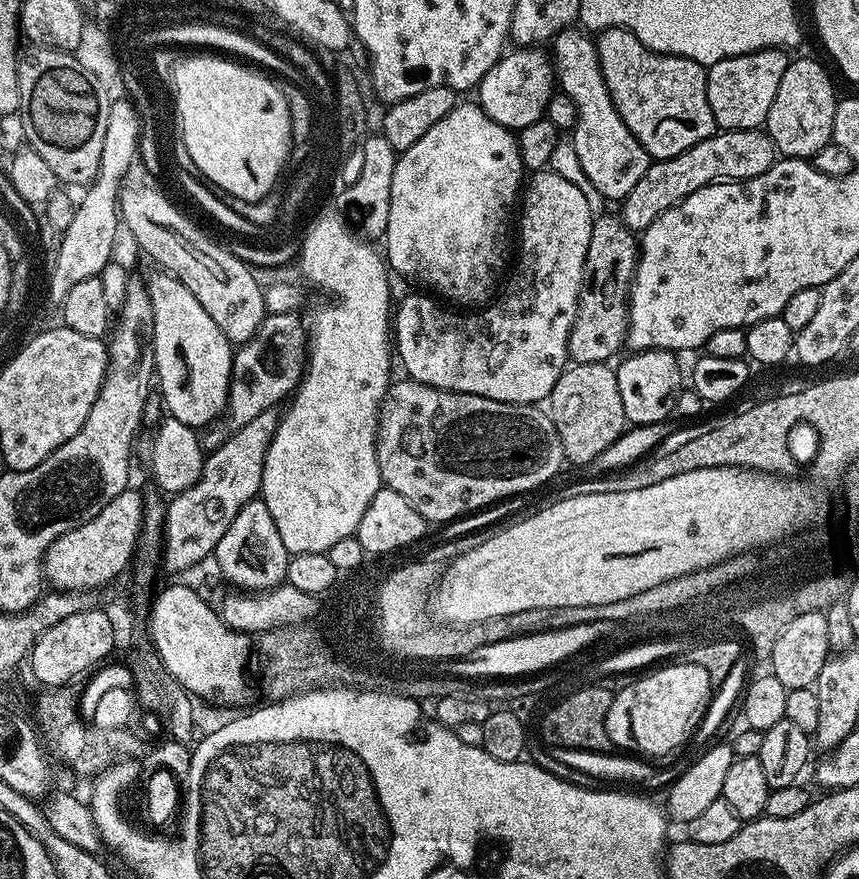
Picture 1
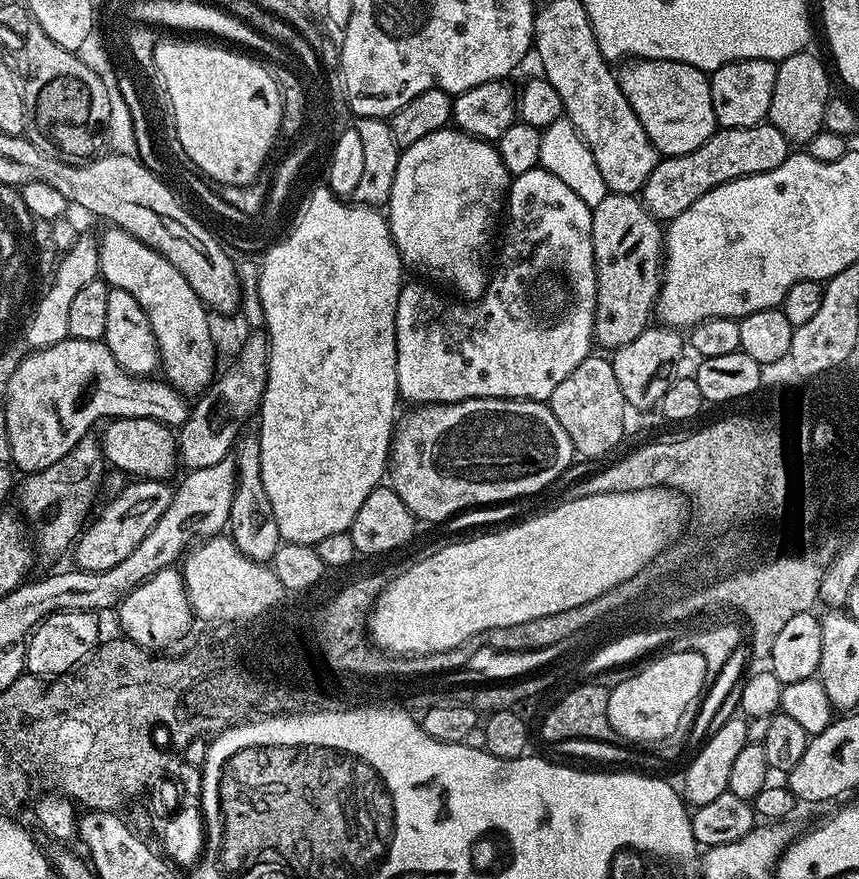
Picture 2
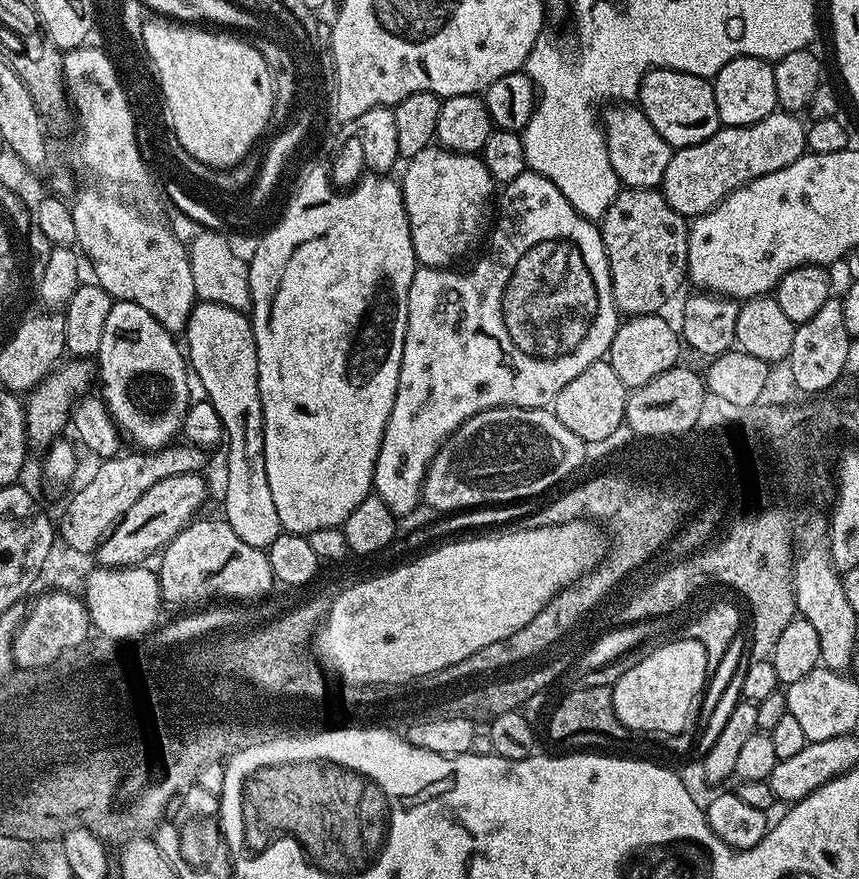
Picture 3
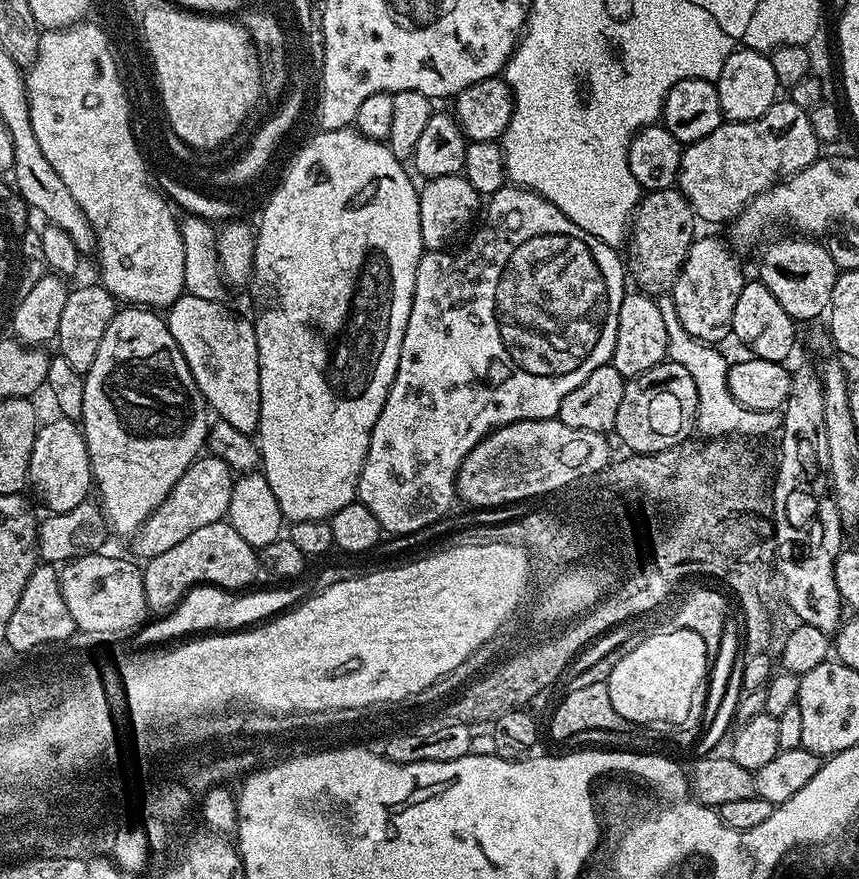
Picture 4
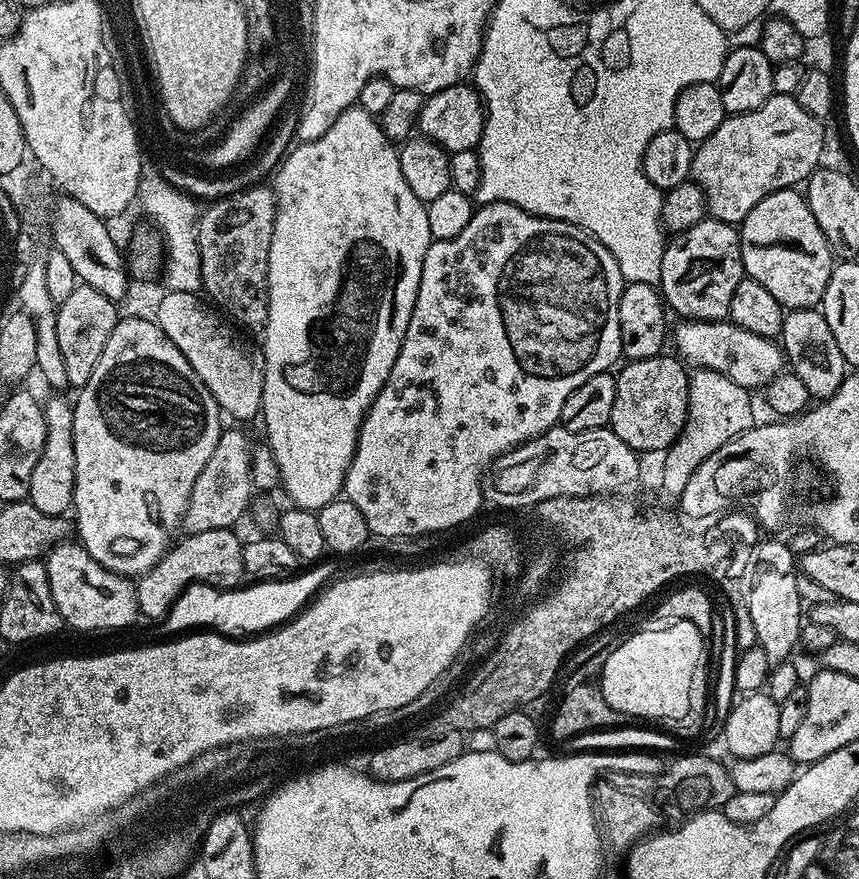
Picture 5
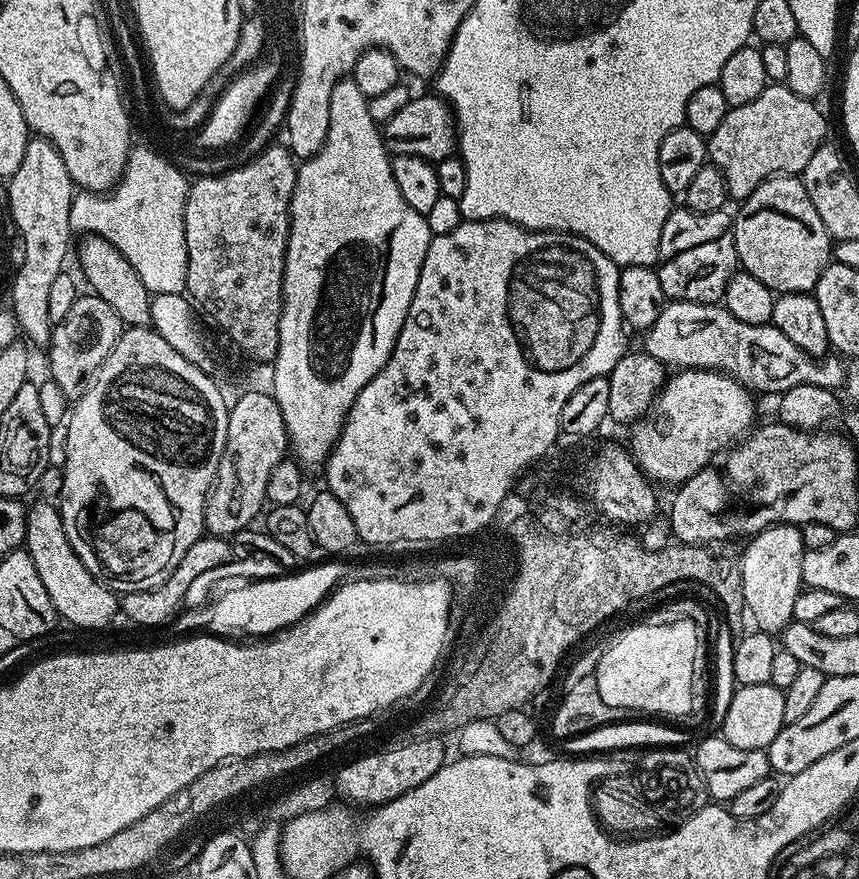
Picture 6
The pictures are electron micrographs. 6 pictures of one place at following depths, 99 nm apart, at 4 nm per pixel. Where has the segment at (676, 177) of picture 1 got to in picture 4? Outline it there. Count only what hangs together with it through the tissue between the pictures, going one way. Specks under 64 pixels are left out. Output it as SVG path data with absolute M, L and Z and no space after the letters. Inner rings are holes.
M791 98L777 99L775 104L757 120L746 122L721 122L718 130L706 134L706 138L698 138L693 144L687 145L680 153L680 173L676 184L680 193L687 198L696 212L697 221L708 224L724 224L735 221L745 206L756 196L787 180L795 172L806 170L821 155L822 142L814 134L814 126L810 126L807 111L798 107Z

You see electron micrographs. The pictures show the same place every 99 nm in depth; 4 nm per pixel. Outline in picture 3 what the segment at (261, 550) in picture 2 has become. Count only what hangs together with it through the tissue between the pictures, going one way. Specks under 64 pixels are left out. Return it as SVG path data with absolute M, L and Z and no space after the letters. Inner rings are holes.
M197 303L182 333L186 360L204 387L203 395L217 411L228 444L228 469L224 472L224 512L230 530L246 546L267 550L281 534L278 509L270 494L264 457L264 411L258 390L258 354L251 319L221 304Z

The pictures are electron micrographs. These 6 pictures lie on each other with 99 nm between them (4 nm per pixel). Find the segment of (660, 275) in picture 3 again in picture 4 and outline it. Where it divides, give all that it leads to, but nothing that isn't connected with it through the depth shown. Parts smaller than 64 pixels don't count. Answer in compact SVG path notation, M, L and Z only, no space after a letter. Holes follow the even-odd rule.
M673 186L666 190L645 191L640 197L640 204L632 217L630 225L630 245L632 244L632 260L636 265L631 265L630 276L637 280L639 287L648 294L664 294L671 289L676 281L676 275L680 273L682 262L690 250L692 241L697 239L698 221L696 212L690 206L690 202L680 193L679 187Z

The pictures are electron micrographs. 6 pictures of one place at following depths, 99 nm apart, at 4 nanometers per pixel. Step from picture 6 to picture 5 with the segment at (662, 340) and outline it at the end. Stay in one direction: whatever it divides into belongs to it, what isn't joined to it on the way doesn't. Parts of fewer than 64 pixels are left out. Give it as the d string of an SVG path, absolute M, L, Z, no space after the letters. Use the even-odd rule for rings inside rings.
M681 319L680 325L675 325L674 340L676 336L676 348L681 361L687 362L696 368L708 368L710 371L717 371L718 374L724 374L726 378L736 382L749 390L755 388L763 389L776 376L781 375L786 368L786 357L782 351L781 345L775 339L758 334L750 334L750 330L742 330L742 326L722 320L686 320Z

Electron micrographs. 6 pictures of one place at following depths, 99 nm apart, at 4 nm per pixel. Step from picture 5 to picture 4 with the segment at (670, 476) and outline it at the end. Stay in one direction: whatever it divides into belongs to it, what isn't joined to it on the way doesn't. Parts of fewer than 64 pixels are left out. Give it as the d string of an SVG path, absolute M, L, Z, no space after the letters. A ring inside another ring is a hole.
M662 294L657 297L661 311L662 322L666 325L667 359L677 362L689 371L698 391L698 410L696 411L696 430L704 438L730 438L734 433L744 436L764 436L772 431L779 431L784 424L783 409L766 413L750 411L734 399L729 388L728 369L730 360L720 352L715 345L708 345L703 340L695 340L683 329L678 321L677 311L674 310L671 295Z

